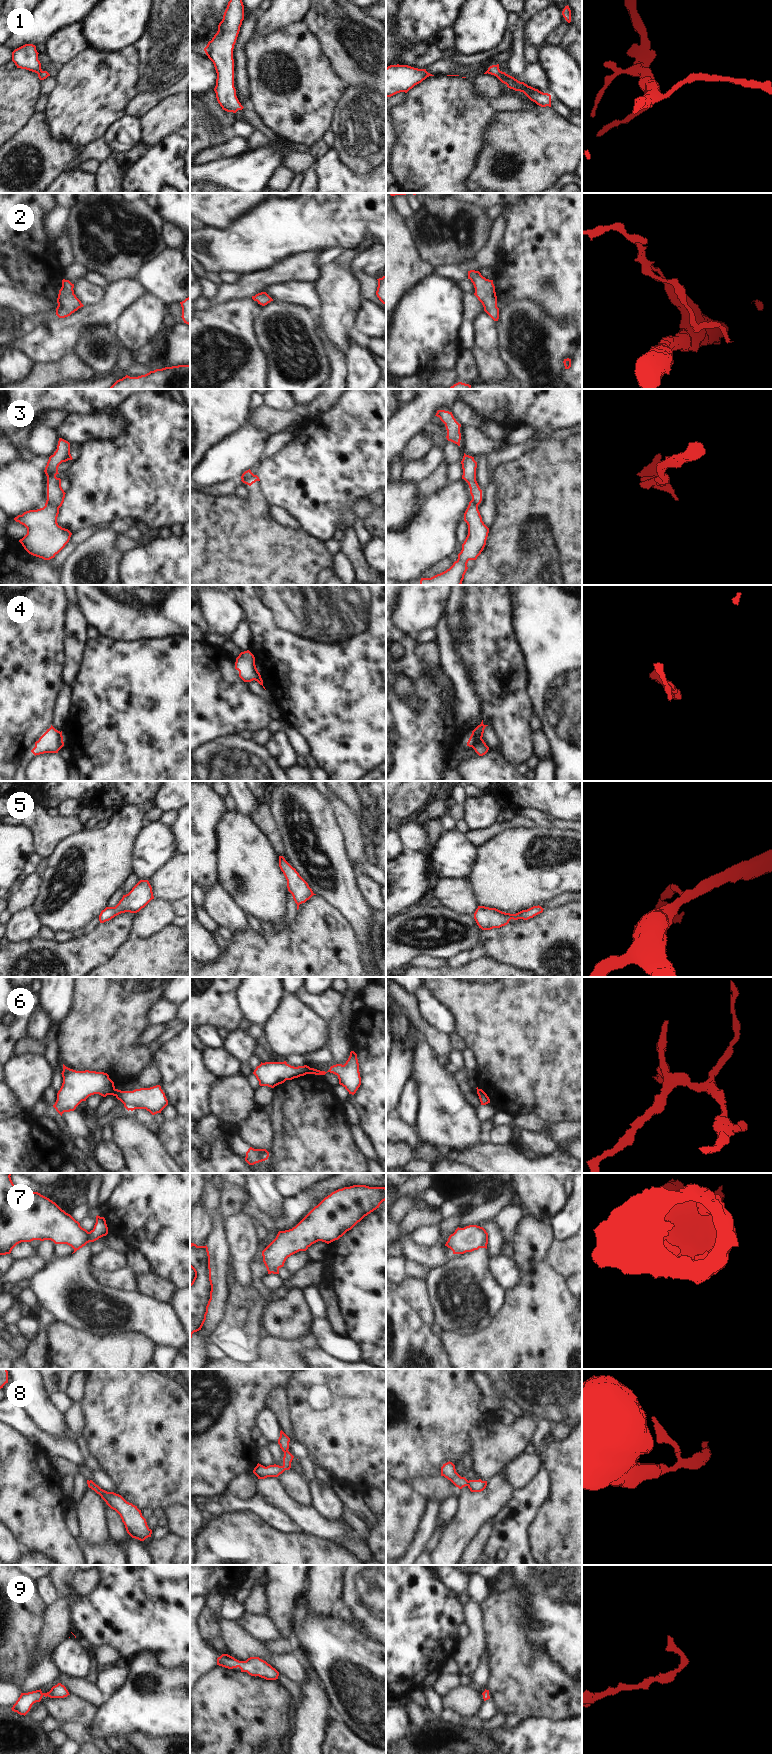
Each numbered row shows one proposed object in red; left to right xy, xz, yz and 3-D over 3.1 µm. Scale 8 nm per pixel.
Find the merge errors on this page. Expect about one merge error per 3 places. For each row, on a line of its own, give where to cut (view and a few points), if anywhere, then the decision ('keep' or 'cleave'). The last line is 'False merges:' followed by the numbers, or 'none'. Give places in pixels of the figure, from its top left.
1: no cut; keep
2: no cut; keep
3: cut in xy along (46, 501), (58, 508); cleave
4: no cut; keep
5: no cut; keep
6: cut in xy along (115, 1089), (109, 1094); cleave
7: cut in xy along (89, 1232), (89, 1238), (86, 1242); cleave
8: cut in yz along (469, 1481), (467, 1485); cleave
9: no cut; keep
False merges: 3, 6, 7, 8

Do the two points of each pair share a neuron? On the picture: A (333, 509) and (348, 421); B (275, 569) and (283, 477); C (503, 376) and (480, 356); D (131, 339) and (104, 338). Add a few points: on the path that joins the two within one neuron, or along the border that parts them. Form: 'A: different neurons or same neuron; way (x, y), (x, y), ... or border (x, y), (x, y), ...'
A: same neuron; way (333, 487), (333, 480), (348, 465), (348, 443)
B: different neurons; border (260, 480), (262, 491), (269, 502)
C: same neuron; way (497, 372), (486, 362)
D: different neurons; border (113, 329), (122, 346)

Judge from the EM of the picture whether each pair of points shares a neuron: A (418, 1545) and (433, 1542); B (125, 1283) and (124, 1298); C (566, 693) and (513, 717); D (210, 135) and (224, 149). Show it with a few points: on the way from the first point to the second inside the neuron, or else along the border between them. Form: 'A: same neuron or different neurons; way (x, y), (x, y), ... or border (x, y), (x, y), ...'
A: different neurons; border (435, 1531), (421, 1552)
B: different neurons; border (102, 1284), (118, 1289), (138, 1291)
C: different neurons; border (527, 685), (527, 694), (533, 712)
D: different neurons; border (224, 141), (218, 145), (207, 146), (200, 150)

